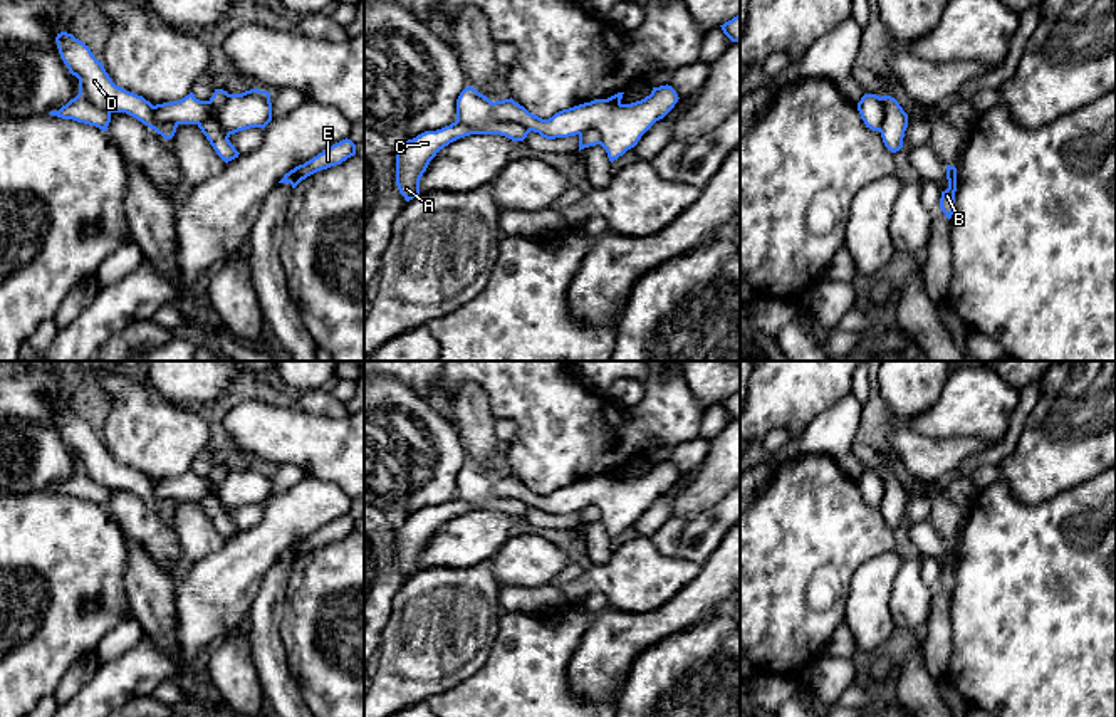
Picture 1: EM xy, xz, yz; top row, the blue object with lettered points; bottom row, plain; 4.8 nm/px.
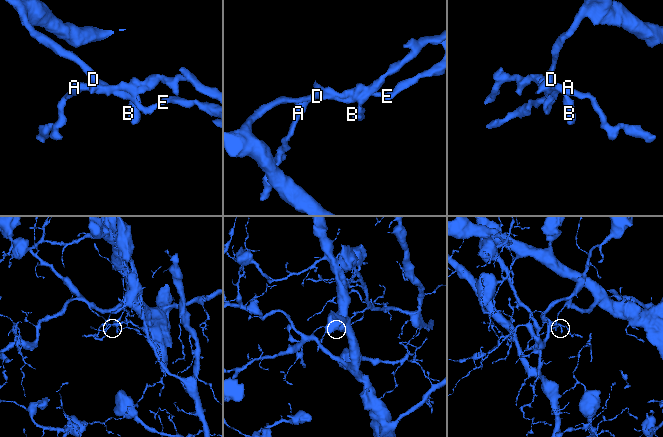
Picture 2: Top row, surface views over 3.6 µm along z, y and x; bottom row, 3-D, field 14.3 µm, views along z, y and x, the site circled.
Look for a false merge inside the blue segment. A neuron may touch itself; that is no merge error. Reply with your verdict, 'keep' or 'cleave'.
keep

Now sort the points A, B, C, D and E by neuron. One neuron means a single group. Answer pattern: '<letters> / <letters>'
A B C D E

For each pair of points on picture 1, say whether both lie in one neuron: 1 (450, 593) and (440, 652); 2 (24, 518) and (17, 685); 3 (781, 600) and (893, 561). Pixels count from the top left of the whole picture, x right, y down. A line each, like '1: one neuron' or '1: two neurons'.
1: one neuron
2: one neuron
3: two neurons

